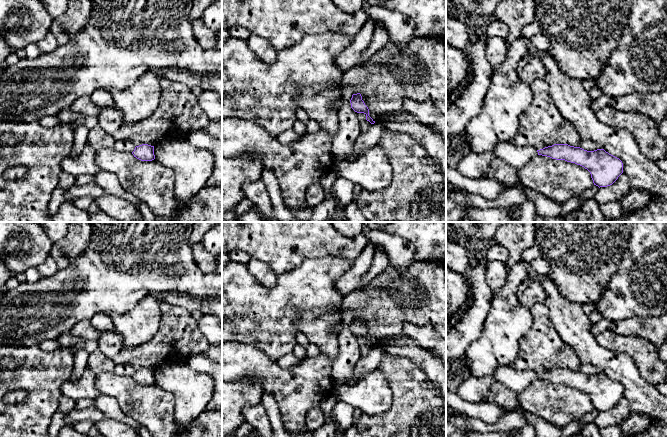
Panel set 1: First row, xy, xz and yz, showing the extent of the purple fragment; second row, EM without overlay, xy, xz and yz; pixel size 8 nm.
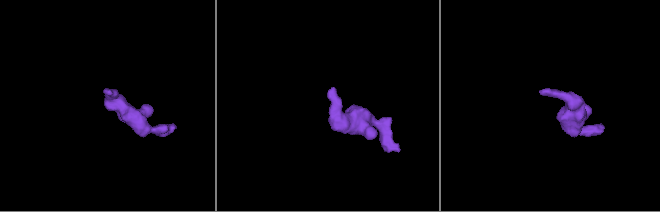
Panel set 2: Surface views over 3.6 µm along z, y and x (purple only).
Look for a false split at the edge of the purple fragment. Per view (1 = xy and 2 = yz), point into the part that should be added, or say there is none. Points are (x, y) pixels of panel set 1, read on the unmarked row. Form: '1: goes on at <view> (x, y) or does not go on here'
1: does not go on here
2: goes on at yz (516, 379)

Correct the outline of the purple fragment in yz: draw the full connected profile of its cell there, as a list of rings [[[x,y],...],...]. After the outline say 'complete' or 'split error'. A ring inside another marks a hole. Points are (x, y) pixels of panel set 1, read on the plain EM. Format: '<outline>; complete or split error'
[[[499,366],[492,375],[496,382],[502,383],[517,394],[536,379],[575,387],[590,396],[594,409],[599,412],[612,409],[623,397],[622,385],[604,373],[587,375],[568,368],[554,368],[536,374],[528,369]]]; split error

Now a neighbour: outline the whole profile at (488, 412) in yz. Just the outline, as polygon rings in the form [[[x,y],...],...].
[[[446,390],[446,404],[452,411],[478,418],[486,423],[494,424],[509,412],[499,405],[490,402],[470,403],[462,400],[457,393]]]

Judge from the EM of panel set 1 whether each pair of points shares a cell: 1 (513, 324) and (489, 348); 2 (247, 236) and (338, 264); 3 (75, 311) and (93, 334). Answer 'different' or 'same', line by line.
1: same
2: different
3: different

